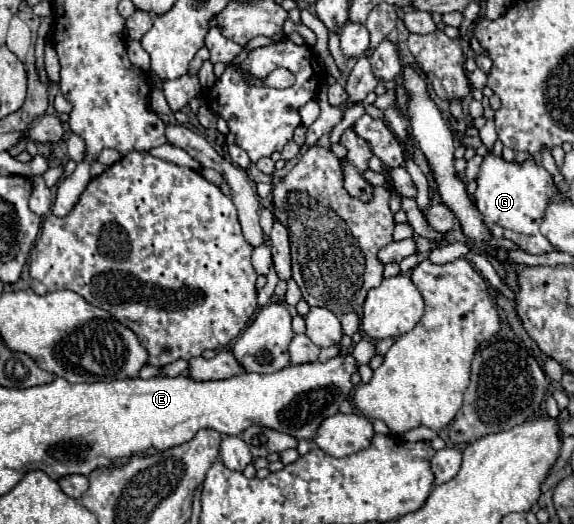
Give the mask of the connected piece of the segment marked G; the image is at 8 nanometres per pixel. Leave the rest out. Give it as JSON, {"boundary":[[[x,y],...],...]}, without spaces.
{"boundary":[[[488,152],[484,156],[480,174],[476,178],[478,188],[474,194],[474,204],[476,204],[478,212],[482,214],[482,220],[494,238],[508,238],[522,252],[528,252],[528,254],[558,252],[558,248],[550,246],[550,240],[540,234],[542,208],[546,208],[546,206],[534,204],[534,202],[538,202],[538,200],[534,200],[534,196],[530,198],[530,162],[532,160],[506,162],[502,156],[494,156],[492,152]]]}

